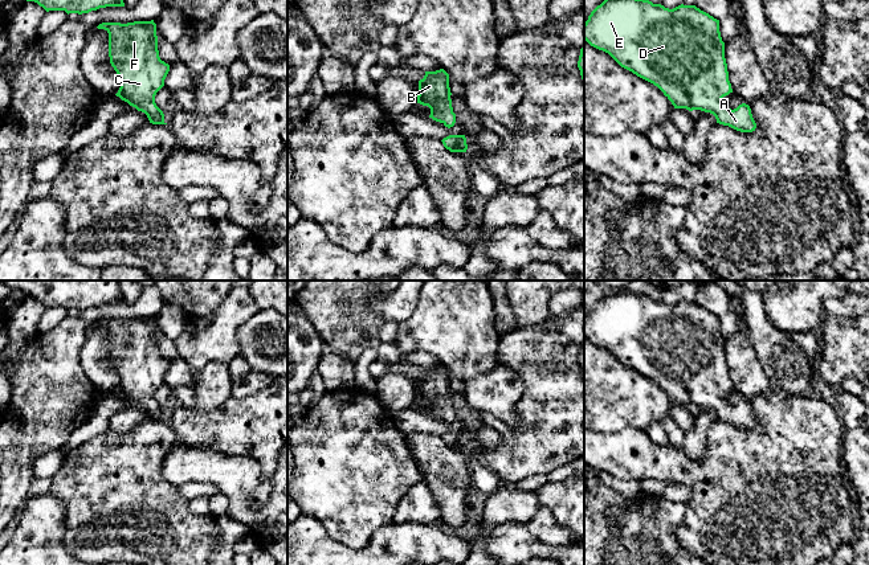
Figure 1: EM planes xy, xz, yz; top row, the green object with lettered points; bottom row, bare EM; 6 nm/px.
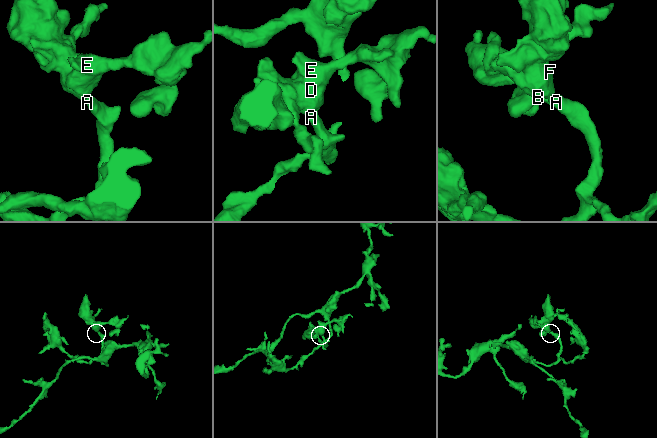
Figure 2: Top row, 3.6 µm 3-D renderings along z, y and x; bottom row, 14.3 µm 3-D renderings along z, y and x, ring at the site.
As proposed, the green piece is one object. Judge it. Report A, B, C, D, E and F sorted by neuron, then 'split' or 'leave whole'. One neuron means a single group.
A B C D E F; leave whole

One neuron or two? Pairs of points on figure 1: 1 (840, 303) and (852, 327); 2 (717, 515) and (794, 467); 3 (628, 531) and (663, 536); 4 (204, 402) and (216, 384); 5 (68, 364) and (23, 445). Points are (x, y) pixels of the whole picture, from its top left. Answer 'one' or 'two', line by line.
1: two
2: one
3: one
4: one
5: one

